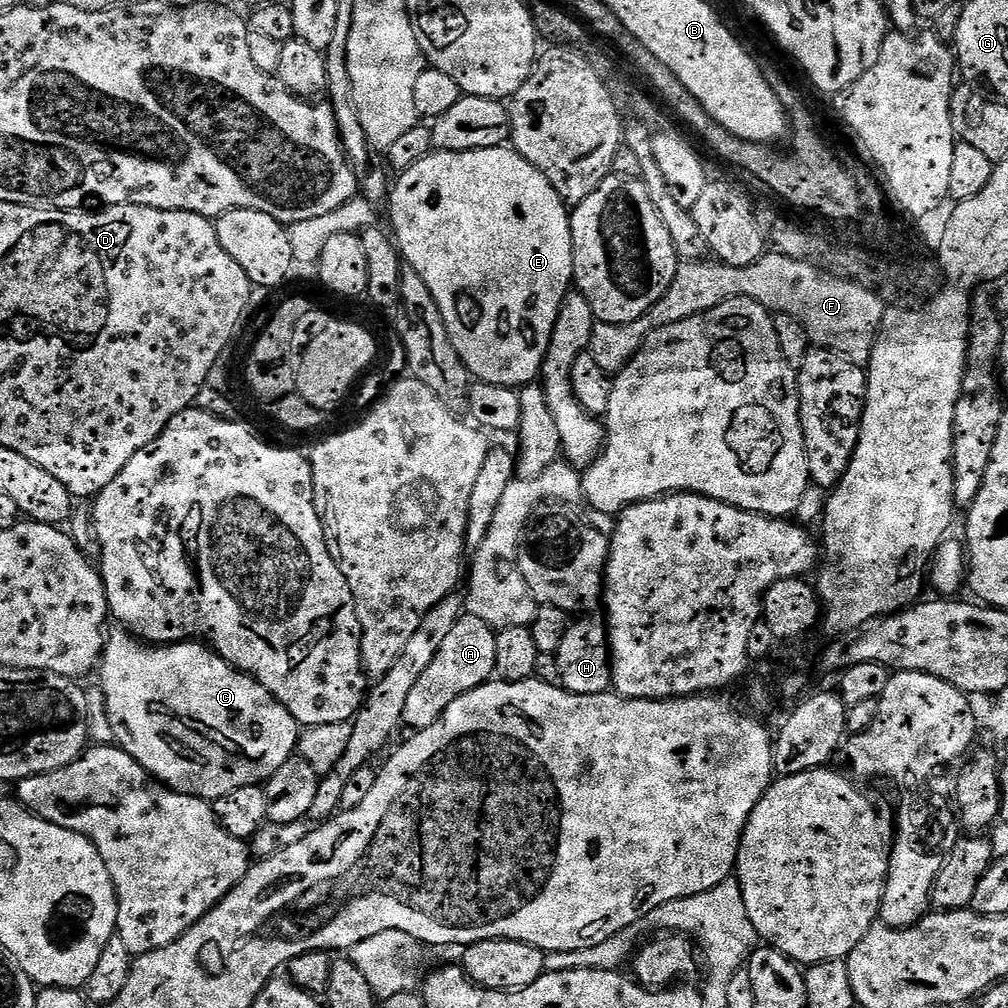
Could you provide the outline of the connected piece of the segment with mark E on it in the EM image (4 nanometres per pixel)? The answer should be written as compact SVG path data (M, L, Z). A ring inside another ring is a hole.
M508 146L470 150L469 152L433 151L414 166L399 173L398 179L400 181L397 184L395 181L390 188L392 224L396 227L394 243L403 263L409 268L418 270L418 274L422 274L426 286L430 286L430 294L434 294L434 302L438 302L438 310L442 314L444 325L450 334L450 342L454 346L454 350L458 350L469 373L477 381L507 388L519 389L525 384L533 383L541 375L552 331L558 318L558 310L573 283L572 221L569 205L565 204L563 198L558 194L558 190L554 190L554 186L550 186L546 174L542 174L534 166L530 166L530 162L526 162L526 158L522 158Z

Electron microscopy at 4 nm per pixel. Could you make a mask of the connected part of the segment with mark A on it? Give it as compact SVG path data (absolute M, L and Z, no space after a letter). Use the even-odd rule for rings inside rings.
M467 614L461 615L458 622L454 622L454 630L442 642L438 655L430 667L426 669L422 678L406 698L406 724L409 729L419 730L426 726L434 726L438 718L454 702L454 698L462 698L470 690L489 683L493 679L496 663L494 662L494 646L496 632L482 618L474 618Z

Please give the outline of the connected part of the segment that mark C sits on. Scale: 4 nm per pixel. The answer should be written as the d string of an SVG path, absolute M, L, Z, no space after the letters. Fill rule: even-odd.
M116 630L116 633L109 635L104 642L104 654L100 657L98 665L98 683L104 692L104 708L108 711L110 726L114 726L116 744L130 753L142 767L146 769L161 784L173 788L176 792L184 792L188 796L199 796L201 800L209 802L217 800L222 794L230 794L230 790L238 790L238 786L250 786L267 782L287 760L292 759L300 743L301 725L262 686L257 680L247 676L245 672L240 672L225 662L217 652L200 642L185 642L183 644L169 644L167 646L153 646L135 636L127 630Z

